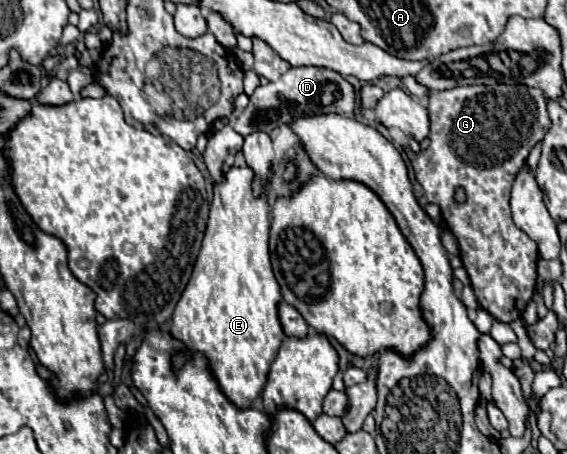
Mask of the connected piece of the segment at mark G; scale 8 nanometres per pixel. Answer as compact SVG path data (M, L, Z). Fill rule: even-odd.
M466 85L454 87L448 91L430 93L428 101L430 113L430 147L428 151L414 157L410 149L408 157L412 161L418 183L424 187L426 203L438 203L442 217L460 245L460 257L468 271L474 295L478 305L486 309L494 319L502 323L512 323L522 317L528 301L536 289L536 261L538 247L536 243L520 231L510 213L510 189L516 179L516 173L526 163L530 149L540 143L550 129L550 117L546 111L546 95L542 89L526 85ZM456 187L466 189L466 203L458 205L452 199Z

